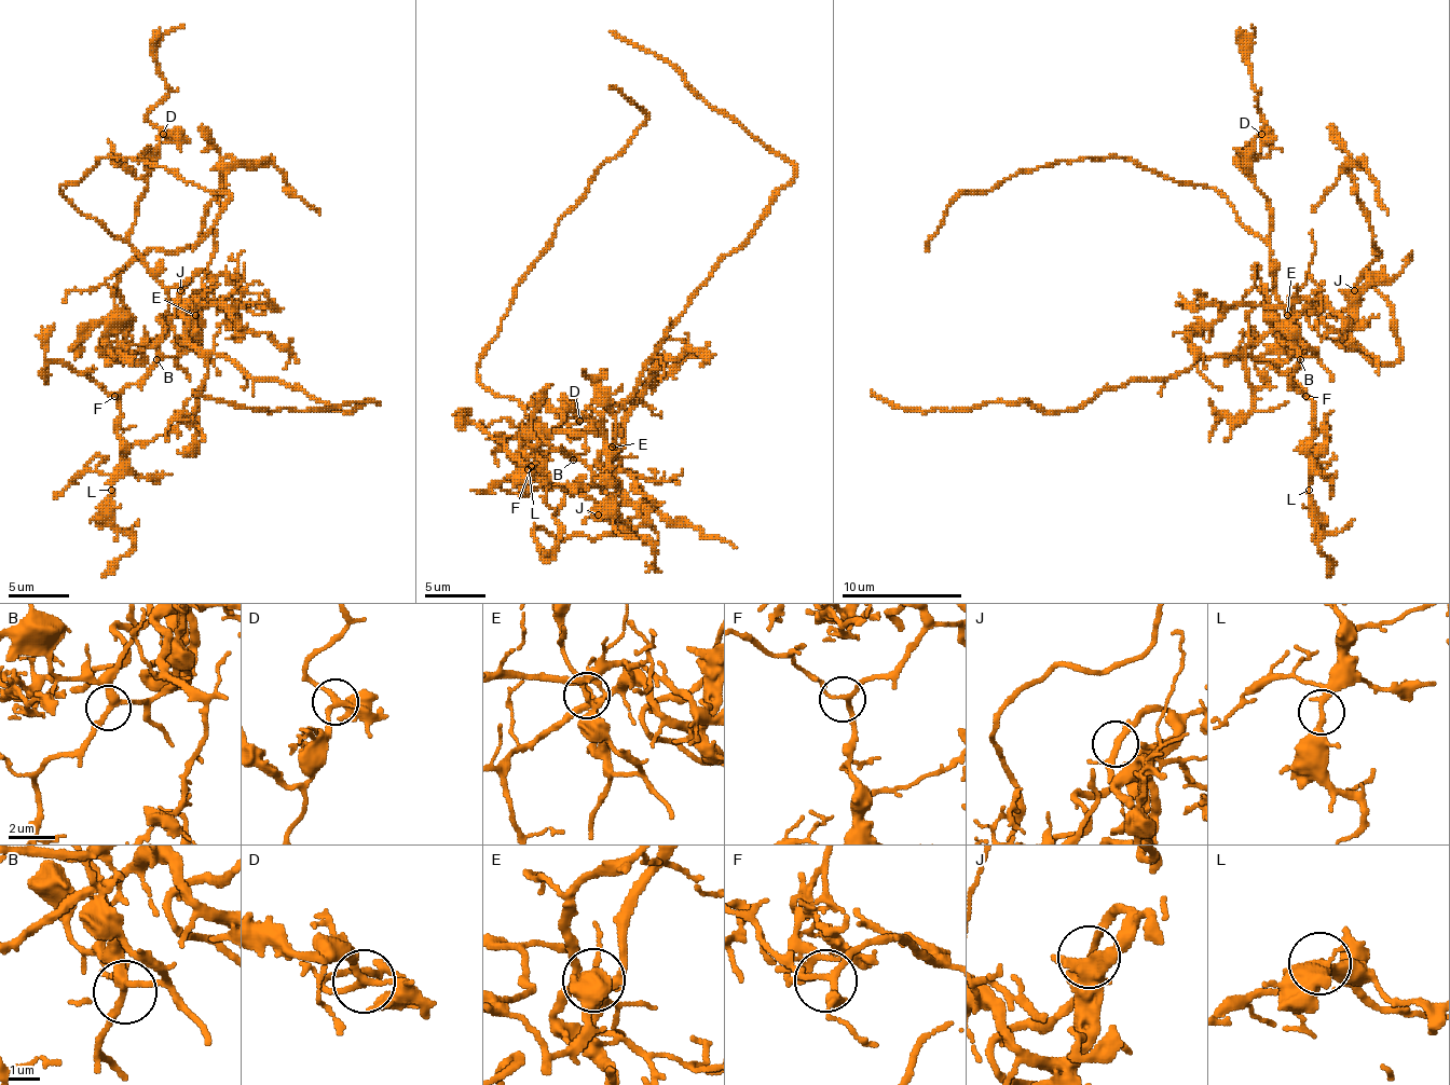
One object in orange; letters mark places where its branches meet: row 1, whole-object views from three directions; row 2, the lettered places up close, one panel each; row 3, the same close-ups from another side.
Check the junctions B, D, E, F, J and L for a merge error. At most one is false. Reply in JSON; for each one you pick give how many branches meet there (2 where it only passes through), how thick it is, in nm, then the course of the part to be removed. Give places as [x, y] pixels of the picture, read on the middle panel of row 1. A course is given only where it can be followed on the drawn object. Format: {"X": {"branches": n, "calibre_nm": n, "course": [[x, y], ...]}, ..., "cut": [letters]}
{"E": {"branches": 3, "calibre_nm": 180, "course": [[613, 448], [628, 526], [598, 514], [583, 478], [546, 560], [537, 526], [601, 538], [646, 508], [737, 548]]}, "cut": ["E"]}

